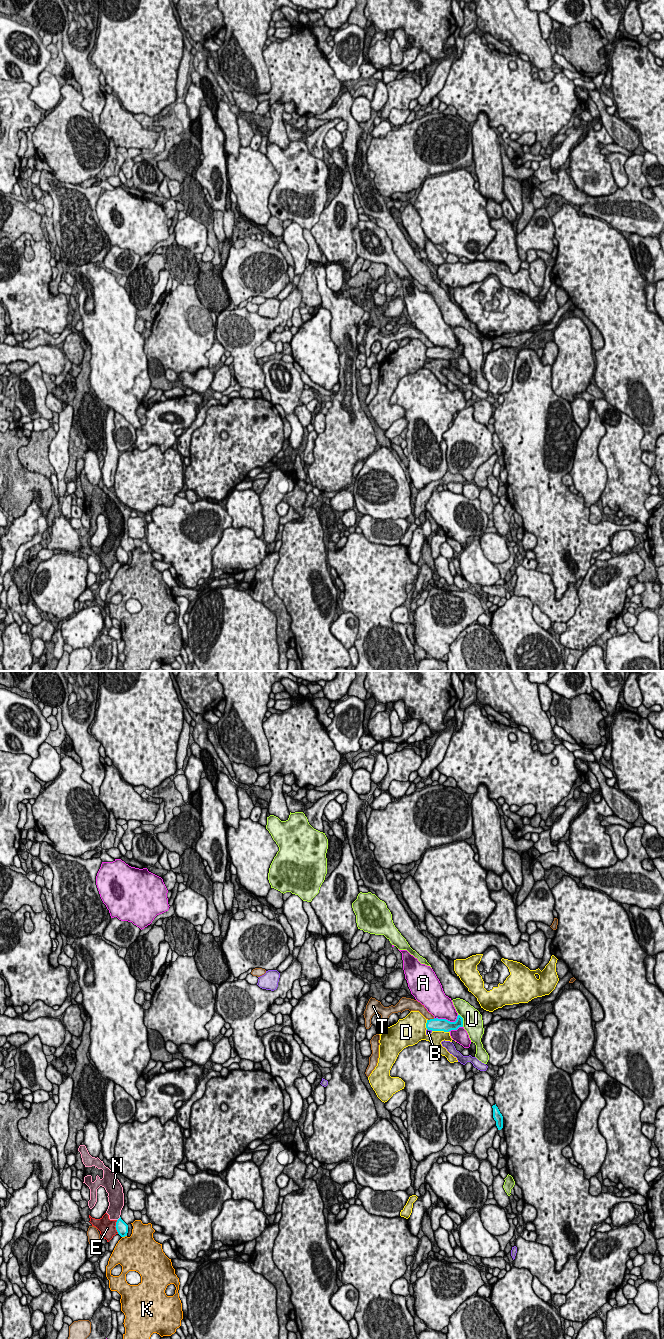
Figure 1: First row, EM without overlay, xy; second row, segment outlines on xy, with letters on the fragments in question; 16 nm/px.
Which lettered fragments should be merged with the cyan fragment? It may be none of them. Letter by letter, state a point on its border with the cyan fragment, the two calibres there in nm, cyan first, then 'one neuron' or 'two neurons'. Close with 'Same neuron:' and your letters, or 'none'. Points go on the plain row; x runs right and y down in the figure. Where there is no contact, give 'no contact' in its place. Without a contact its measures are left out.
A: contact xy (447, 348); calibres 190 and 380 nm; two neurons
B: contact xy (430, 357); calibres 190 and 70 nm; two neurons
D: contact xy (440, 358); calibres 190 and 220 nm; two neurons
E: contact xy (115, 554); calibres 190 and 260 nm; two neurons
K: contact xy (124, 564); calibres 190 and 460 nm; two neurons
N: contact xy (118, 547); calibres 190 and 240 nm; two neurons
T: contact xy (431, 347); calibres 190 and 120 nm; two neurons
U: contact xy (462, 348); calibres 160 and 320 nm; two neurons
Same neuron: none

